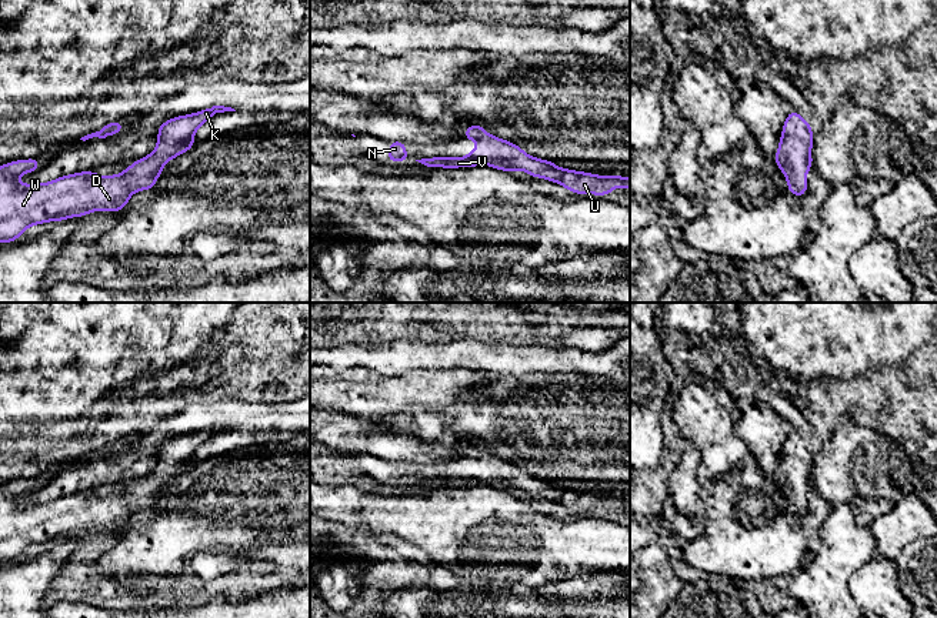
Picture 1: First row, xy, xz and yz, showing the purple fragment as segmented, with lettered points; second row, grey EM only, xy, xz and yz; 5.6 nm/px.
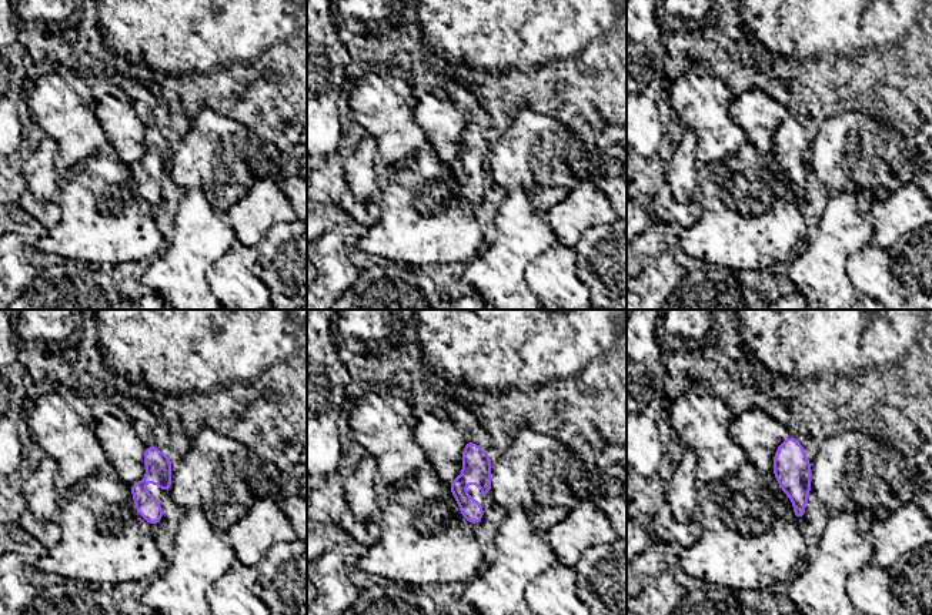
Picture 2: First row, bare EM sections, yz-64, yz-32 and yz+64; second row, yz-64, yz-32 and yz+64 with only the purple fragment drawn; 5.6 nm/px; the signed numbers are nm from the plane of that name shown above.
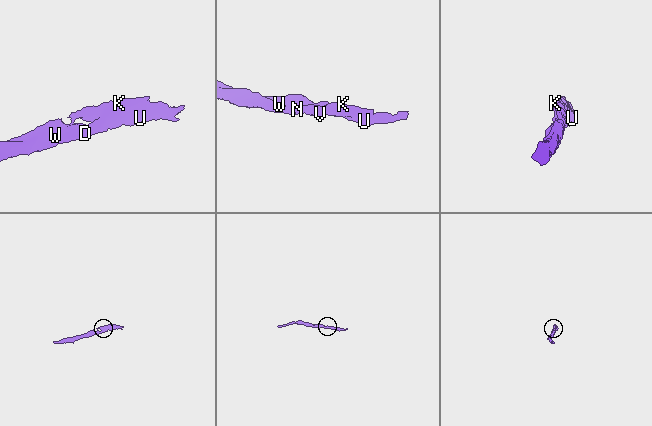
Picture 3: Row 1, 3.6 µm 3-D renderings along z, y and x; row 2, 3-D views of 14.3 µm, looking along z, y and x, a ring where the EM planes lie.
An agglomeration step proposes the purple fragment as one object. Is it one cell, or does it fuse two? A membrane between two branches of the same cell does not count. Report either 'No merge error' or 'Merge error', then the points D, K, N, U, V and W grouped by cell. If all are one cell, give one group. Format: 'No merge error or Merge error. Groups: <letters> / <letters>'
No merge error. Groups: D K N U V W

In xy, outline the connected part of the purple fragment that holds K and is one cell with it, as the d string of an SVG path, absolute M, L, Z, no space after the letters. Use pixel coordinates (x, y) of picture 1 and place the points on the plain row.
M213 425L160 444L157 467L120 494L101 497L94 491L61 495L41 504L19 504L16 498L41 485L36 477L0 485L0 562L16 561L30 545L63 541L96 530L121 531L136 511L151 510L164 491L164 481L189 471L197 448L217 432L236 431Z

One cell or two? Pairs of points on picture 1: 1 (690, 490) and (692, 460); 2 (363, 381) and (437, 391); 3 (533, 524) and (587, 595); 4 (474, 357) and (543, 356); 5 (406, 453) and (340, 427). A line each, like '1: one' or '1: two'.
1: one
2: one
3: two
4: one
5: one

